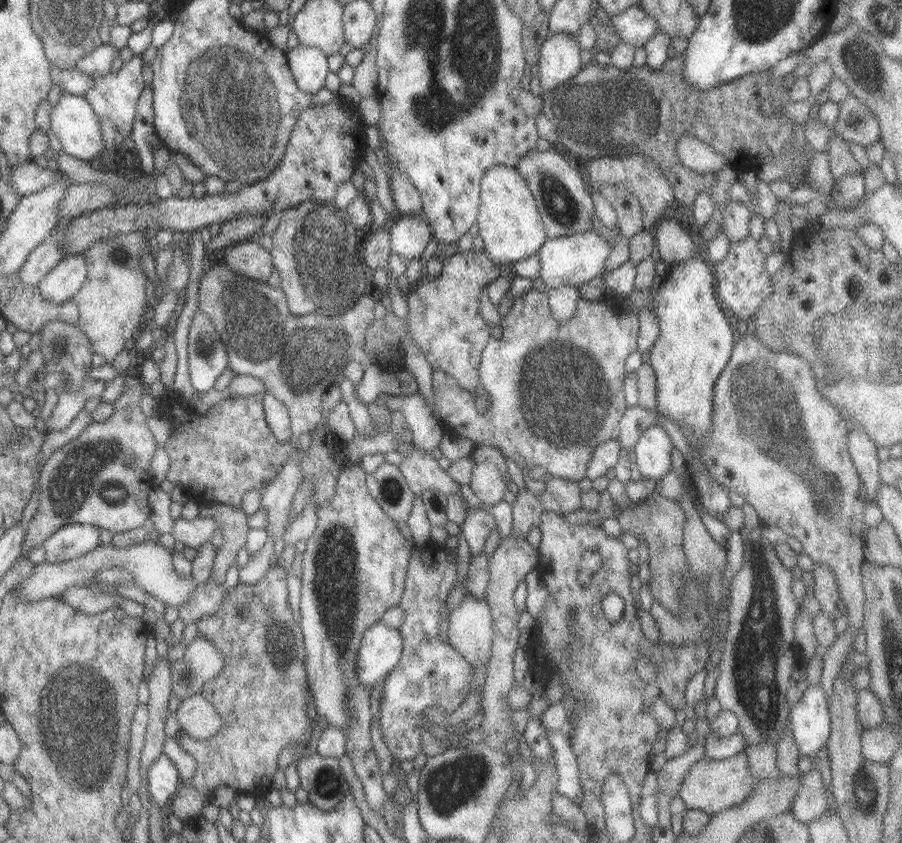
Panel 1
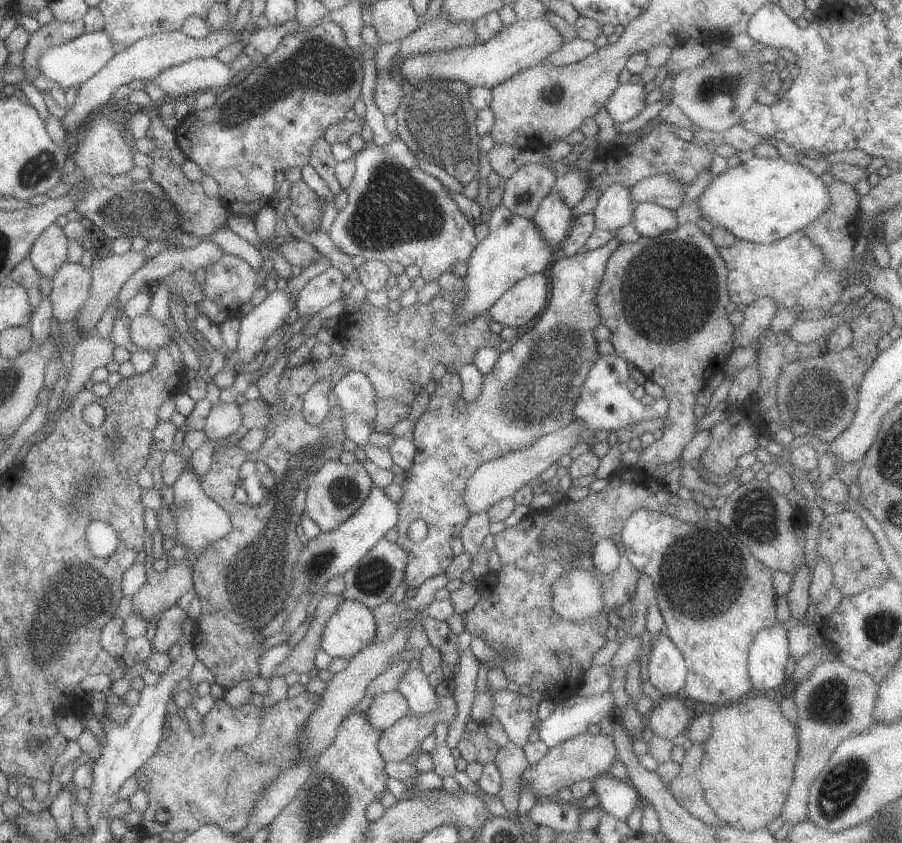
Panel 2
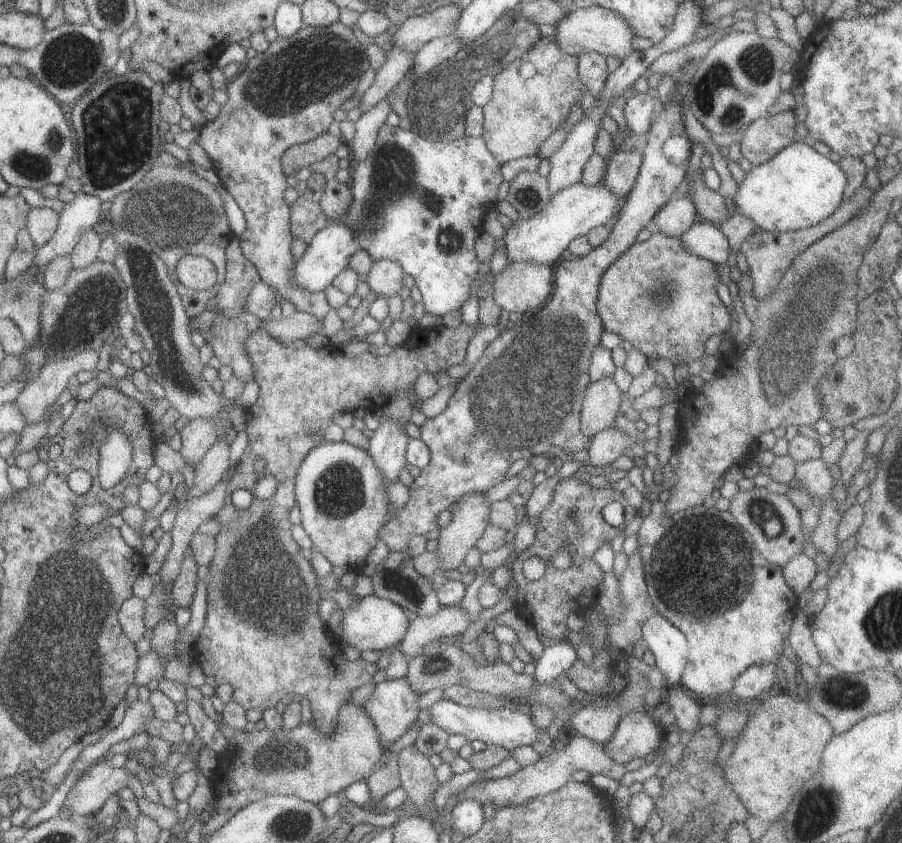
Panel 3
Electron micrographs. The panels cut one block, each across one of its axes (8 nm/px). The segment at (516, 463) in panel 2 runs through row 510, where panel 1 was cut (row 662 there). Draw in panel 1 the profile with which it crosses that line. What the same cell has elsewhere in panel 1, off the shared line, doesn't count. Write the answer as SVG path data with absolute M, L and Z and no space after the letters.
M464 595L449 612L446 643L473 668L485 666L492 639L492 618L484 600Z

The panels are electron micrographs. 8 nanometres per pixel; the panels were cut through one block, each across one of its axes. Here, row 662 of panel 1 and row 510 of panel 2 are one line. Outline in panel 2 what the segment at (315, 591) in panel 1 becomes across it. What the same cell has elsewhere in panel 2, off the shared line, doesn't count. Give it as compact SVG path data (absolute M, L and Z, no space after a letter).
M338 459L324 462L308 476L303 513L317 524L320 532L333 530L357 510L371 487L371 479L362 462L356 460L351 464L343 464Z

